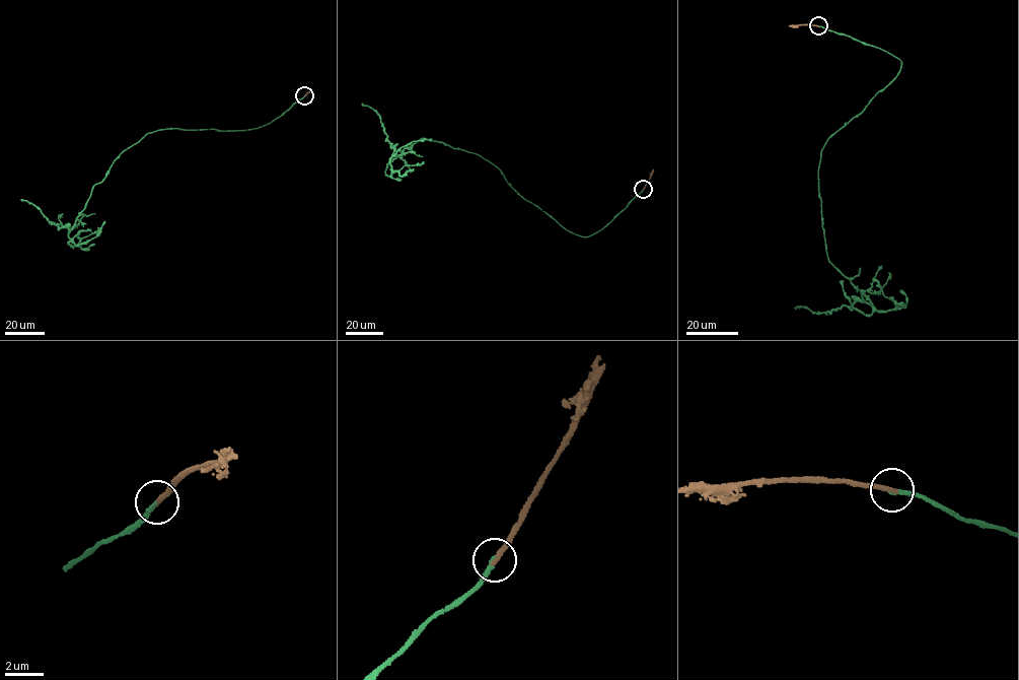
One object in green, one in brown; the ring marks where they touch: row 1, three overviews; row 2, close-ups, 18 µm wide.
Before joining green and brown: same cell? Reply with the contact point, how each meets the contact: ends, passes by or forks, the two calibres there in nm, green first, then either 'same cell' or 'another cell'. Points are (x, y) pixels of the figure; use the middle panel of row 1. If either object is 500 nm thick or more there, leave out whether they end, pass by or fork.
place (643, 189); green ends; brown ends; calibres 160 and 280 nm; same cell

